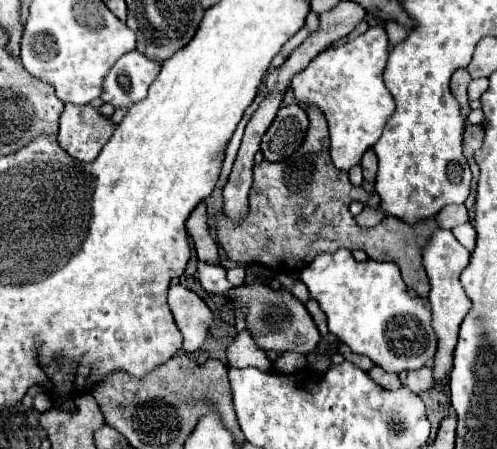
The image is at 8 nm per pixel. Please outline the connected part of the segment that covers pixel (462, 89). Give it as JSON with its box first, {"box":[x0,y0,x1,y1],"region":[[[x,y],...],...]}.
{"box":[450,69,470,119],"region":[[[466,69],[462,71],[456,71],[452,75],[452,81],[450,81],[450,89],[452,89],[452,95],[456,97],[456,101],[460,103],[460,109],[462,109],[462,117],[466,119],[468,113],[470,113],[470,107],[468,107],[468,97],[466,97],[466,87],[470,83],[470,73]]]}

